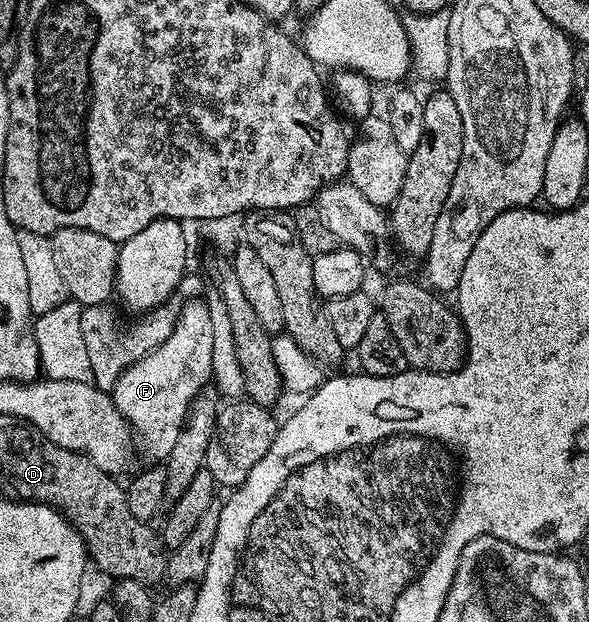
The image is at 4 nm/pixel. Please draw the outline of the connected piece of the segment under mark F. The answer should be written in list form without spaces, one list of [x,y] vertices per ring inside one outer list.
[[[187,301],[178,312],[176,327],[168,339],[147,355],[120,373],[119,380],[113,390],[113,398],[121,417],[125,417],[136,436],[143,438],[143,447],[152,455],[152,460],[166,460],[167,455],[177,445],[177,437],[181,437],[181,429],[185,425],[187,415],[191,411],[191,402],[197,398],[208,385],[213,365],[213,332],[209,319],[209,309],[203,301]]]

